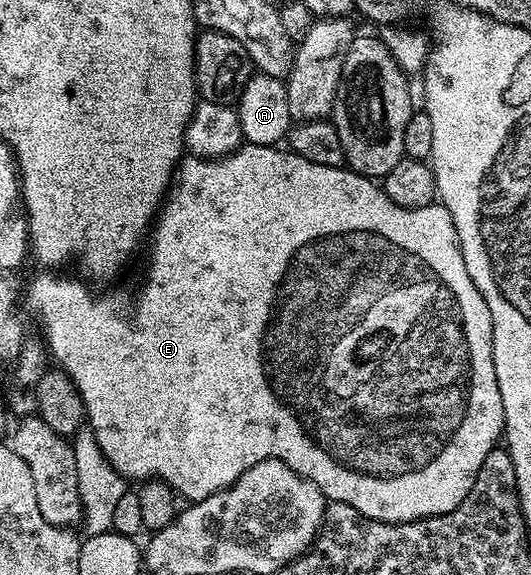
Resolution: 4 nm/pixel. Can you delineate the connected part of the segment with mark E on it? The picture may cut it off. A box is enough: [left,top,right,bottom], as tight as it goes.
[23,142,505,523]

